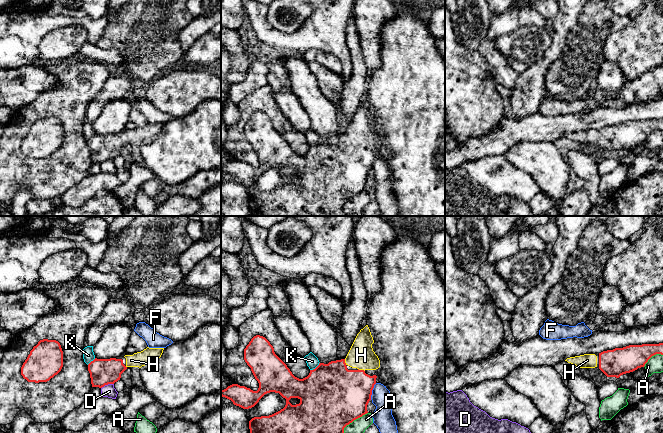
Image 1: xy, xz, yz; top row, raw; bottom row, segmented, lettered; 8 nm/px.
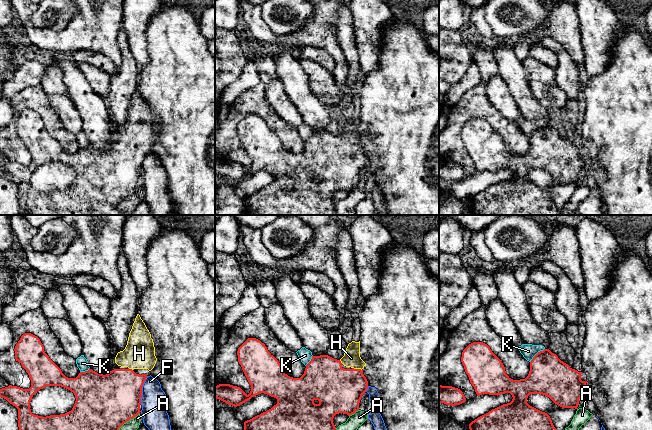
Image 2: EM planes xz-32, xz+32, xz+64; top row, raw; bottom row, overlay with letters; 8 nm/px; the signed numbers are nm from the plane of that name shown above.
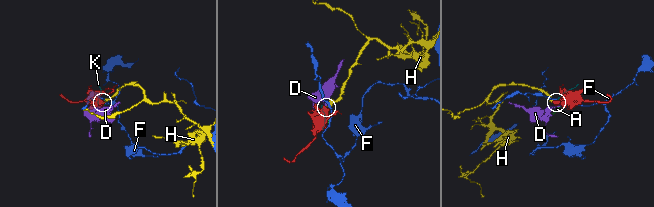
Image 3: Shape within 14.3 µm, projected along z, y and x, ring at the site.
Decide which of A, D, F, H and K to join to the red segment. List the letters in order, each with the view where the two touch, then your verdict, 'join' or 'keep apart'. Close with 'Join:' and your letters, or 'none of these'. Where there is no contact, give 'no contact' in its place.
A: meets red in yz; keep apart
D: meets red in xy; keep apart
F: meets red in xz; keep apart
H: meets red in xz; join
K: meets red in xz; keep apart
Join: H

